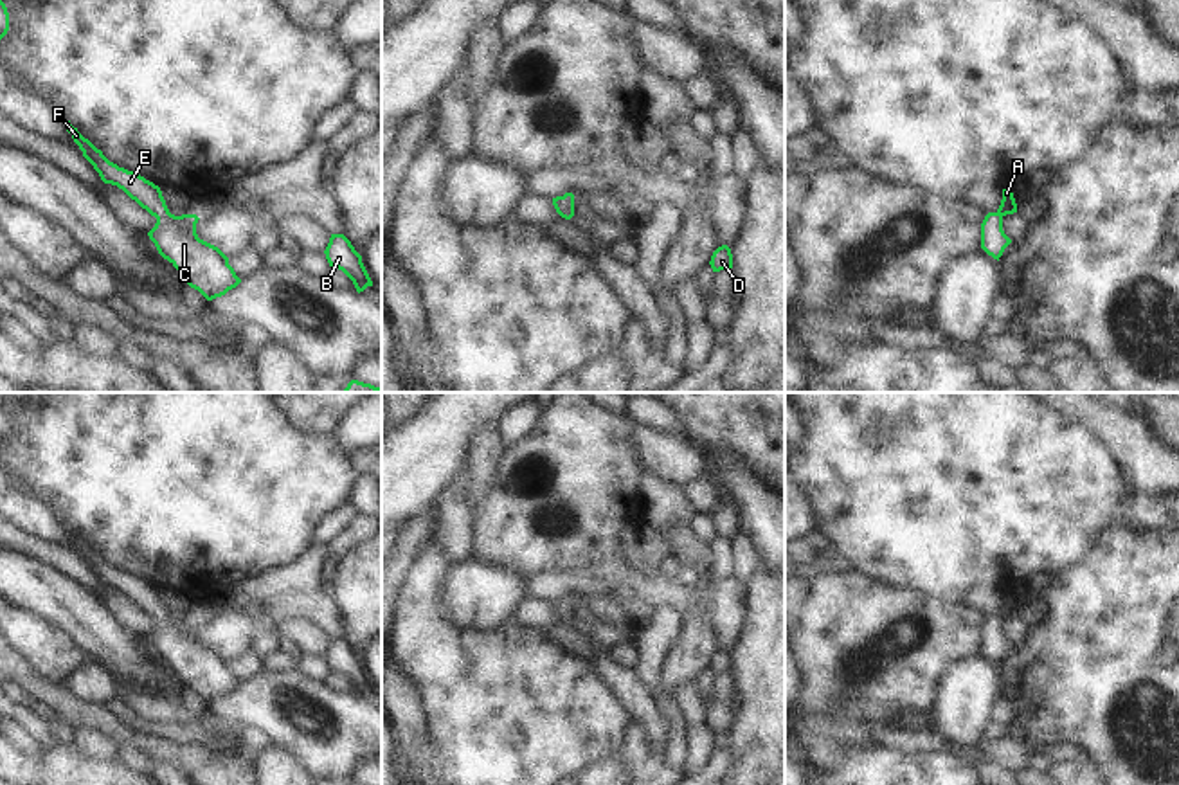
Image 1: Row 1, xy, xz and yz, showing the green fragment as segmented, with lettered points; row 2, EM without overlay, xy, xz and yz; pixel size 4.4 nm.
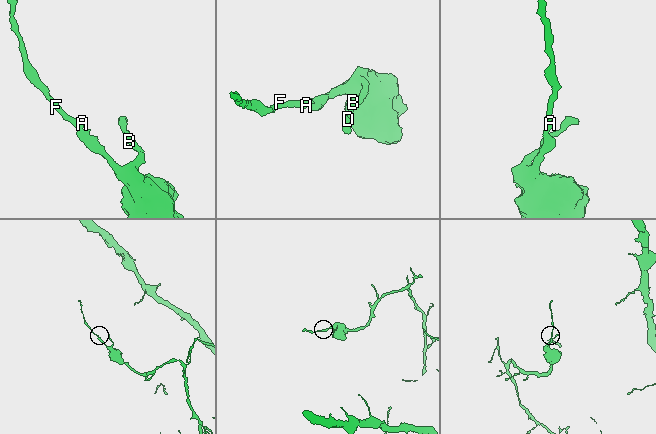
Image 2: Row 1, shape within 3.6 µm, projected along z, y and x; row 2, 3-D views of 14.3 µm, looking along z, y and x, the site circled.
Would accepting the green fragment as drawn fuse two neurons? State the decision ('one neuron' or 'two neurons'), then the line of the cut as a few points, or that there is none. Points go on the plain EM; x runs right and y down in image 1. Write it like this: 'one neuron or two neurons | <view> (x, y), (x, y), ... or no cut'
one neuron | no cut

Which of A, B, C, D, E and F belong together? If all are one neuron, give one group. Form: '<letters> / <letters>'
A B C D E F

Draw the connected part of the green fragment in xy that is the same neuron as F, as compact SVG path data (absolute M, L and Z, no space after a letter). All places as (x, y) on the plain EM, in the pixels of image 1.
M63 522L63 526L101 583L122 592L157 621L148 639L158 657L178 673L191 691L198 693L207 704L212 704L241 686L229 668L229 661L218 650L198 641L196 627L200 621L196 618L171 618L158 589L110 565L70 524Z

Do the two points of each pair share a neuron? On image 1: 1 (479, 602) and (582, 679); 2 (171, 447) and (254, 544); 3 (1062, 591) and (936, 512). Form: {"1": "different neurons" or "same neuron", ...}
{"1": "different neurons", "2": "same neuron", "3": "different neurons"}

